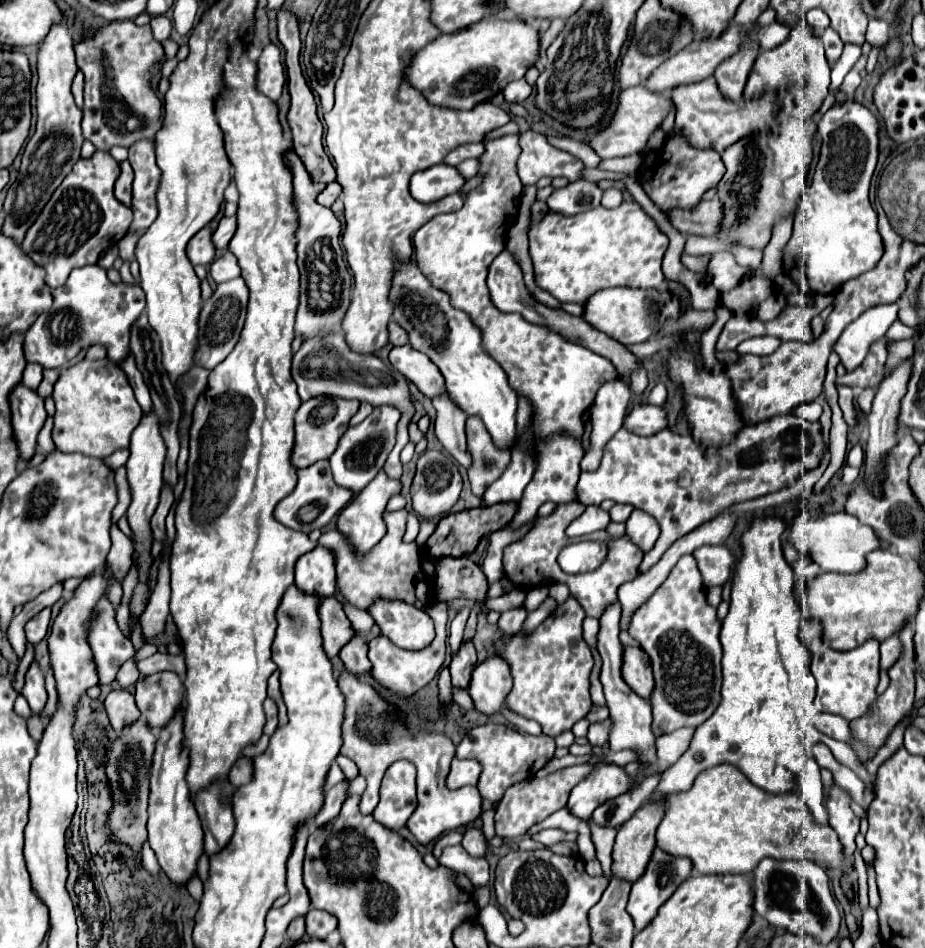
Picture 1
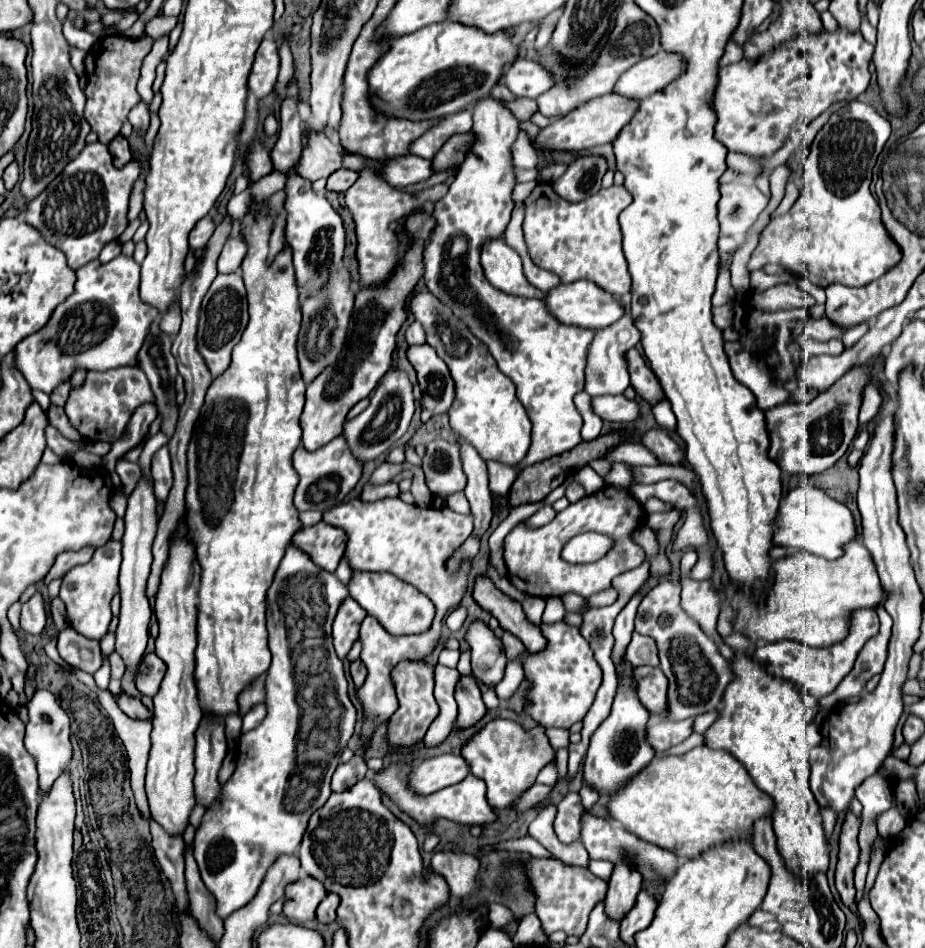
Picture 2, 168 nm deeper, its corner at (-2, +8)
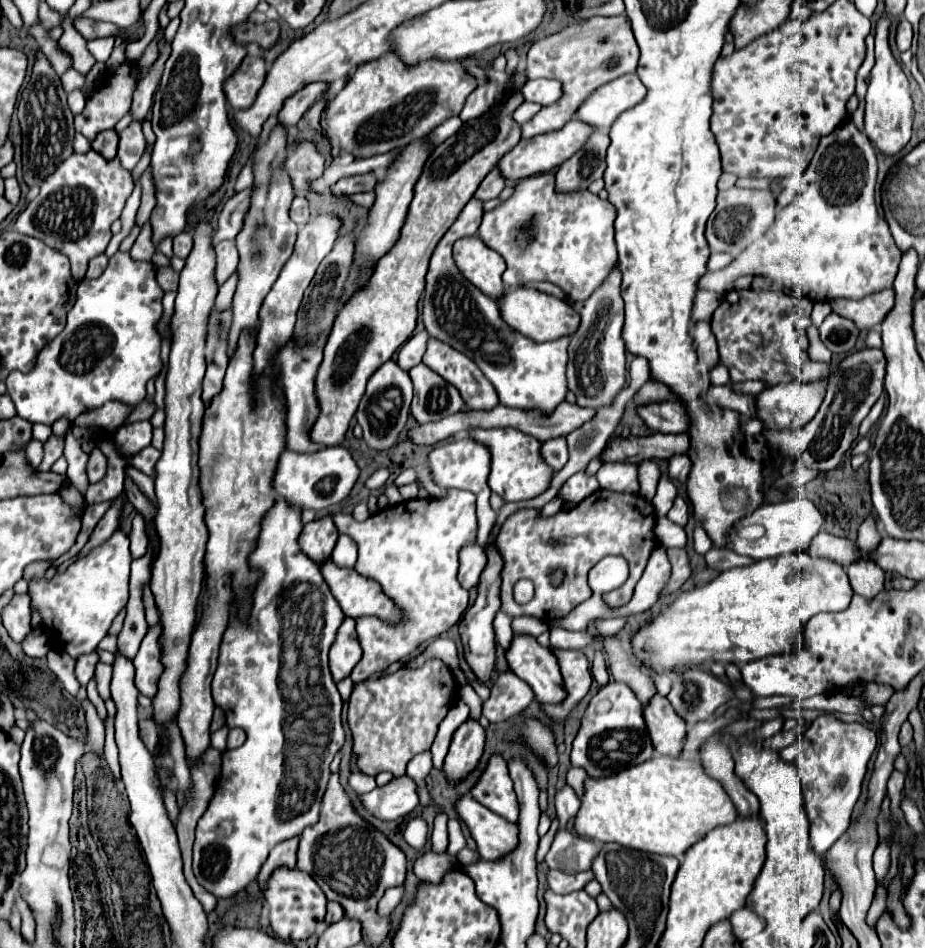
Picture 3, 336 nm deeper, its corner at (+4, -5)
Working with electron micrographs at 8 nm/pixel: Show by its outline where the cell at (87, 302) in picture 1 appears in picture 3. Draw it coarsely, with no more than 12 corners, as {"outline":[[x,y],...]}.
{"outline":[[117,251],[5,381],[19,417],[137,405],[163,369],[153,263]]}

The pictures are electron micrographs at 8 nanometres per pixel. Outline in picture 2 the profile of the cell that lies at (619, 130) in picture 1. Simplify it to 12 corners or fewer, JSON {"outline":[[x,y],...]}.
{"outline":[[597,96],[551,120],[537,144],[591,150],[611,144],[637,100]]}

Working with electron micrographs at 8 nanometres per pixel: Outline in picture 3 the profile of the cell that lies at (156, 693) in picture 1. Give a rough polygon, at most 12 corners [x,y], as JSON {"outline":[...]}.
{"outline":[[161,623],[149,627],[133,659],[135,685],[157,695],[161,663]]}

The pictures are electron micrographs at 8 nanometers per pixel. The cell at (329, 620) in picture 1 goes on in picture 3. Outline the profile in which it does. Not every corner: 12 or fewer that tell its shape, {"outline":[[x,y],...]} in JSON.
{"outline":[[345,617],[329,653],[335,683],[347,679],[359,659],[355,619]]}

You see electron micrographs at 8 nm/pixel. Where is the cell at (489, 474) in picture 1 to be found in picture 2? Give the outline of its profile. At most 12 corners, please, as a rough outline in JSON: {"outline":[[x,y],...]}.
{"outline":[[495,460],[487,462],[489,490],[501,496],[503,504],[515,468]]}

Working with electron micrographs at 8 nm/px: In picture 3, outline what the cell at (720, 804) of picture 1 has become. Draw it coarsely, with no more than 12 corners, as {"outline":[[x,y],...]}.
{"outline":[[699,761],[587,777],[579,837],[681,859],[735,805]]}

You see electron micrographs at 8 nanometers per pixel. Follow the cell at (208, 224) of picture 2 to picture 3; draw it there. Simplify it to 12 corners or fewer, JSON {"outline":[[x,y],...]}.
{"outline":[[189,231],[173,237],[173,255],[185,259],[191,253]]}

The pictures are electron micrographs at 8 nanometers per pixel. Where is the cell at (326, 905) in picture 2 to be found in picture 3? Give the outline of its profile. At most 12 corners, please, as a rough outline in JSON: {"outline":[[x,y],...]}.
{"outline":[[335,901],[327,903],[327,925],[339,921],[345,911]]}

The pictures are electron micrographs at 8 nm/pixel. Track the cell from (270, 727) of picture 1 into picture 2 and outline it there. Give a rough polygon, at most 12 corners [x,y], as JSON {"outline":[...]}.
{"outline":[[255,704],[243,716],[243,732],[249,732],[265,718],[265,704]]}

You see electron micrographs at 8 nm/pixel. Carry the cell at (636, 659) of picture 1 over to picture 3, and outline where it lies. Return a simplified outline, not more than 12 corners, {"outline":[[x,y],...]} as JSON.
{"outline":[[655,695],[643,717],[659,755],[679,757],[685,721]]}

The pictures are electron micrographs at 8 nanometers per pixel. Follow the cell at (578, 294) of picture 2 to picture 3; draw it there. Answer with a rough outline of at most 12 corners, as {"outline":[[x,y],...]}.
{"outline":[[533,287],[497,301],[501,319],[541,343],[571,335],[579,311]]}

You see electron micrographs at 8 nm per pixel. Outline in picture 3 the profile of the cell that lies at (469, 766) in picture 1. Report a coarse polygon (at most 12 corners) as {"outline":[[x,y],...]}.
{"outline":[[409,777],[359,795],[381,821],[405,817],[419,805]]}

